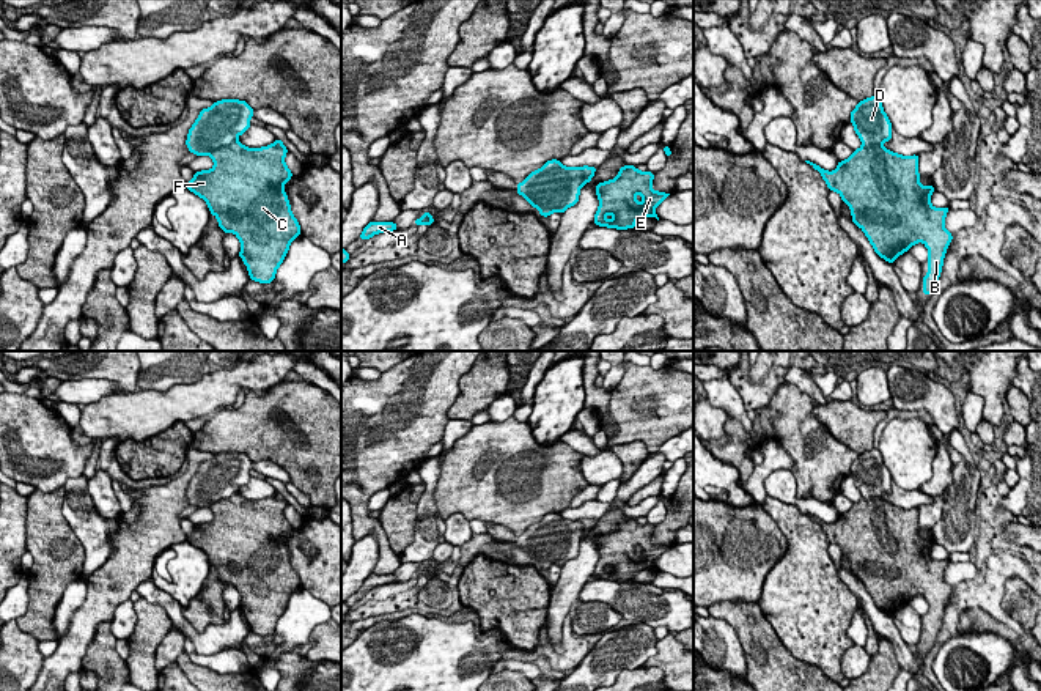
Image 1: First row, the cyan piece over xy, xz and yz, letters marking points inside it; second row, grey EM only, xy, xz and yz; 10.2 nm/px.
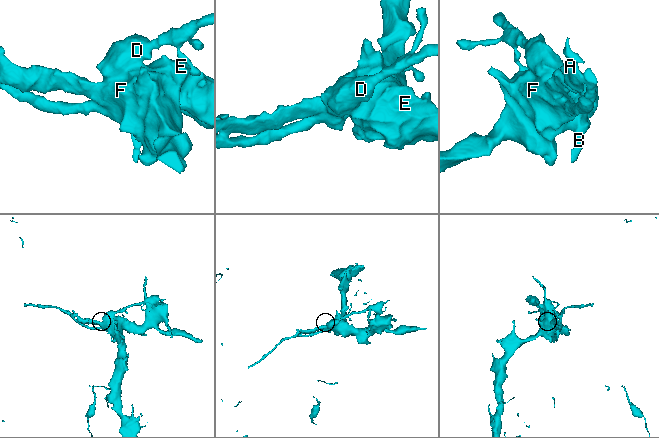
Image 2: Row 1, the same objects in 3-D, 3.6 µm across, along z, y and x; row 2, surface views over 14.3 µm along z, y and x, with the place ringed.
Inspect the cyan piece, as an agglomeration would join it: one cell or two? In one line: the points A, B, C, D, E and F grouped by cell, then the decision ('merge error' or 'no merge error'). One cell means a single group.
A B C E F / D | merge error

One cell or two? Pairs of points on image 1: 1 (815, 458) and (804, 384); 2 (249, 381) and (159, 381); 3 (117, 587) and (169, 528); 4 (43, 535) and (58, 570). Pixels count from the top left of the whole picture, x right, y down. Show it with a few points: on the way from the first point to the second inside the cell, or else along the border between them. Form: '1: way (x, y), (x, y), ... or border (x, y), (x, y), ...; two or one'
1: border (787, 381), (807, 392), (816, 402); two
2: border (213, 369), (195, 381), (176, 383), (159, 391); two
3: way (123, 573), (154, 542); one
4: way (47, 543), (47, 554), (55, 562); one

